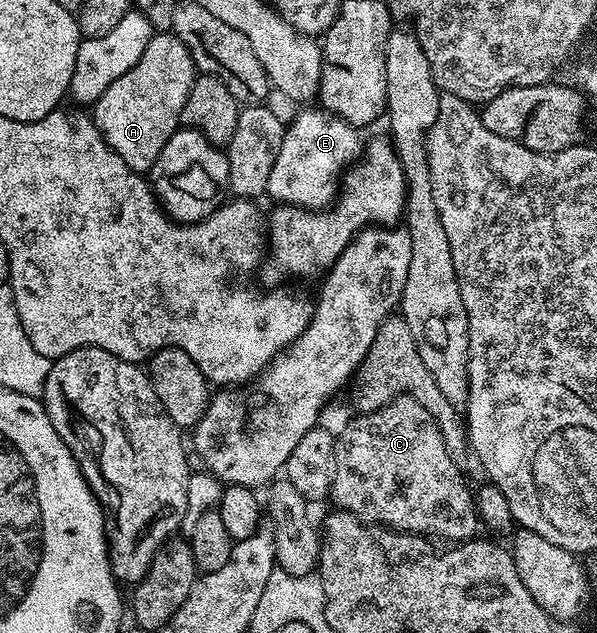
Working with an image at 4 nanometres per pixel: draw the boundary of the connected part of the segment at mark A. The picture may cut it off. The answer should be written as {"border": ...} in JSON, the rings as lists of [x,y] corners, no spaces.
{"border":[[[153,32],[150,43],[124,75],[114,79],[94,102],[96,129],[105,143],[135,172],[144,175],[152,168],[158,151],[180,125],[180,112],[194,80],[188,48],[171,32]]]}

